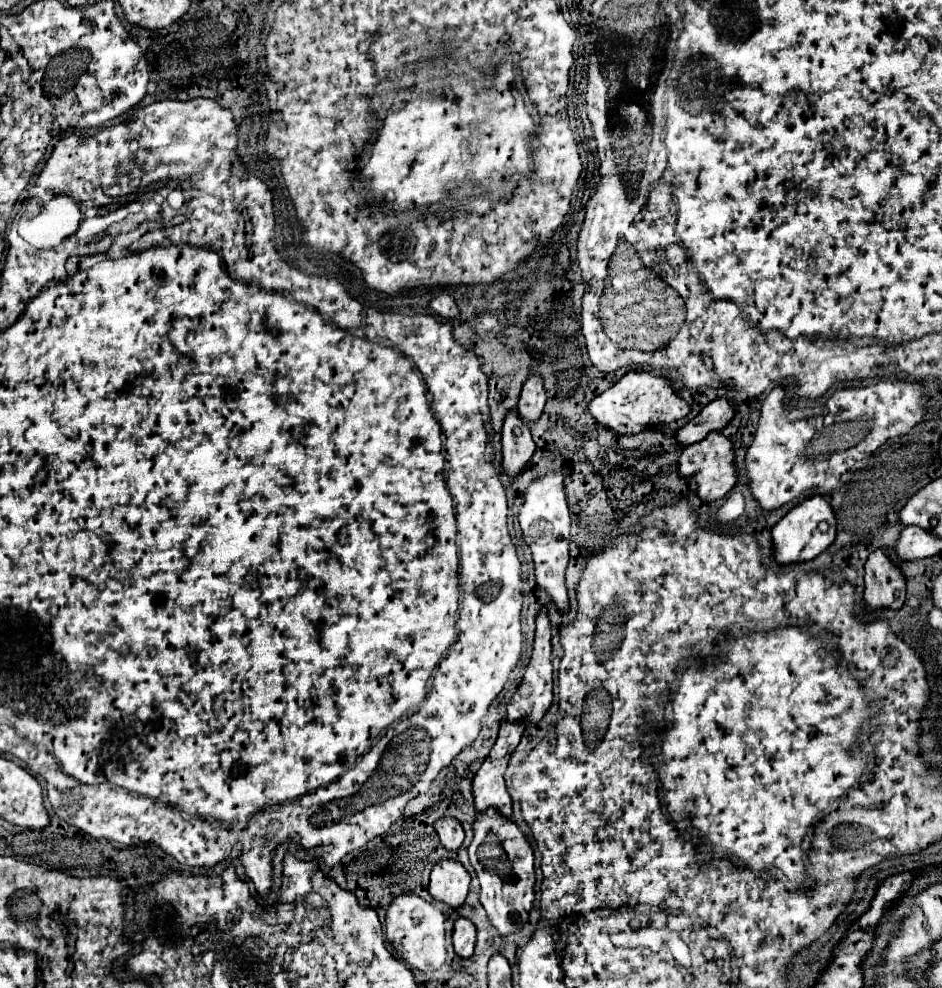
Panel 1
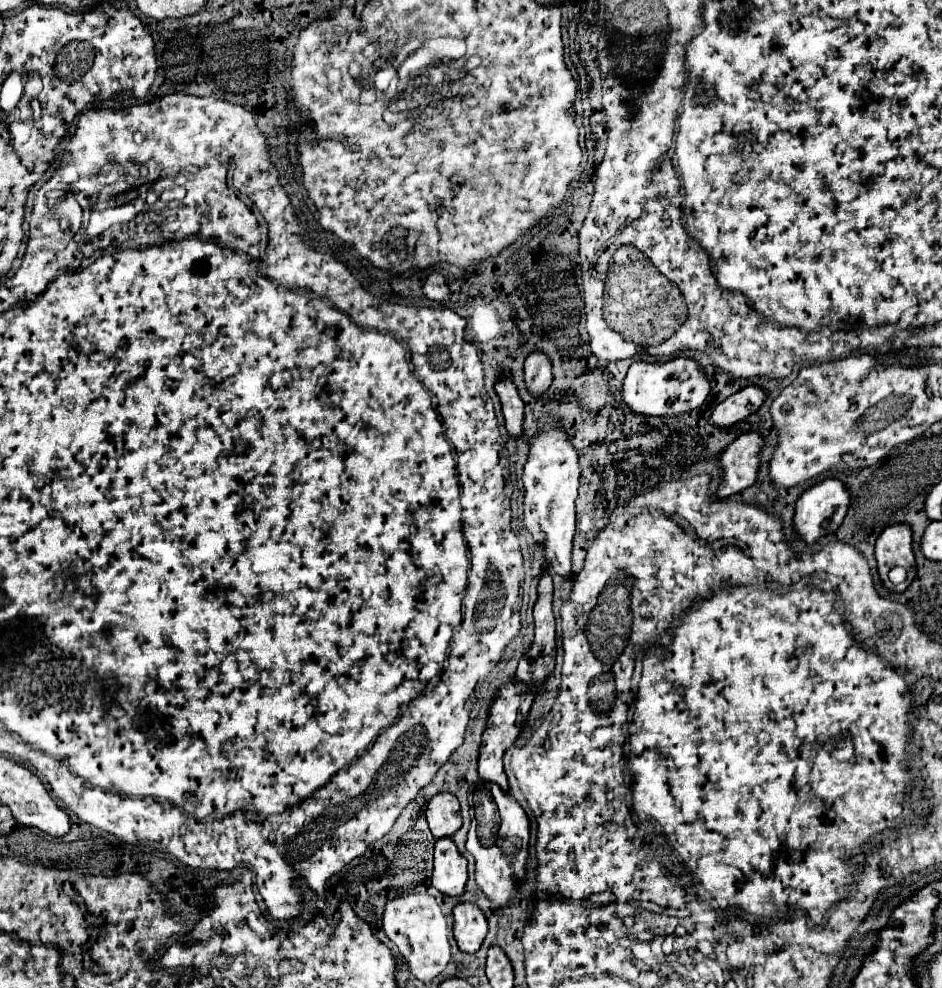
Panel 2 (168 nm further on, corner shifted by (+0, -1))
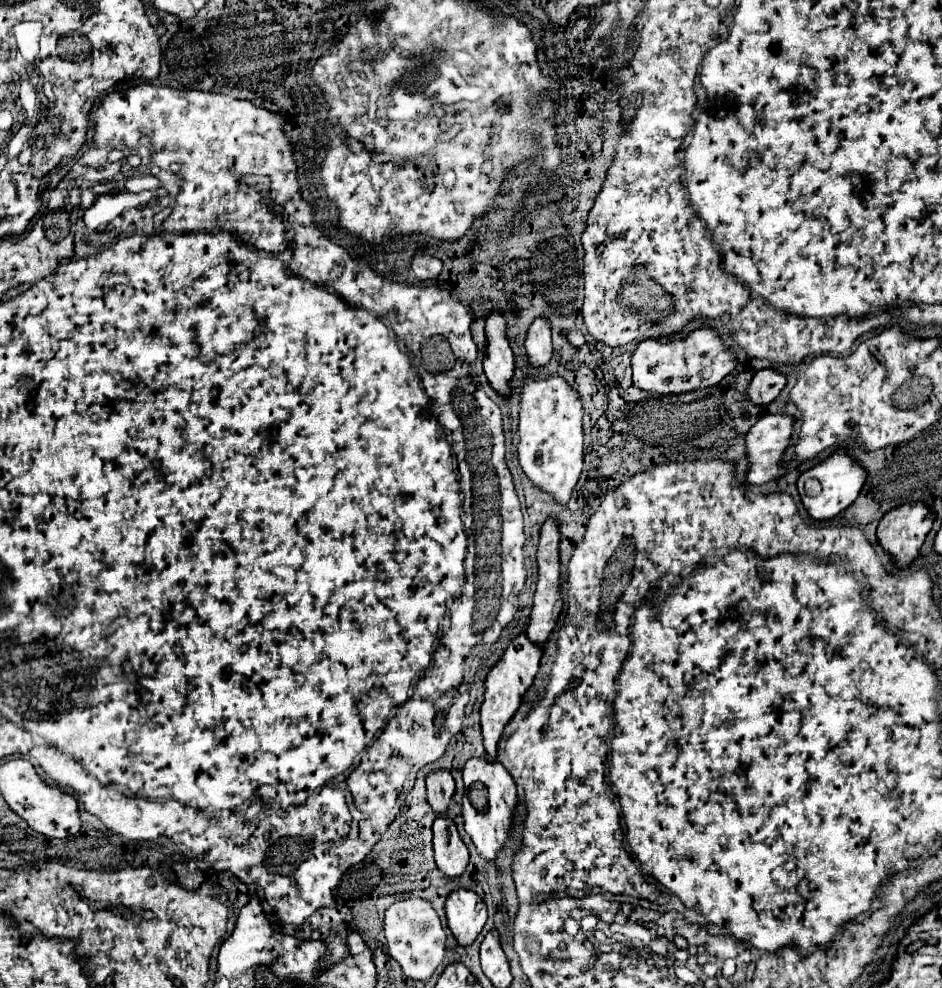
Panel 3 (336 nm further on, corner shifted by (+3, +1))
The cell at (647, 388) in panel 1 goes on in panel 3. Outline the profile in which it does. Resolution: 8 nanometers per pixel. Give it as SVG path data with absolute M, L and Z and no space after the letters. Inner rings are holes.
M701 326L683 340L643 340L633 354L633 384L647 392L683 394L719 384L719 380L723 380L725 374L733 372L737 364L737 358L729 352L719 334L709 326Z

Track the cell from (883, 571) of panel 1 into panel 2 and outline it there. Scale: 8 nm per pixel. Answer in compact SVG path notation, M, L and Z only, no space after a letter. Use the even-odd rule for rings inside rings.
M902 524L888 526L876 540L876 562L882 586L888 592L898 592L898 594L904 592L910 586L908 578L916 576L914 554L912 554L912 530ZM892 566L904 566L908 570L908 578L898 586L894 586L888 580L888 572Z

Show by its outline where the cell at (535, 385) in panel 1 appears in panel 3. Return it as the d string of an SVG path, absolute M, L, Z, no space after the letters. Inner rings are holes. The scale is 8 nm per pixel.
M539 316L533 320L527 332L525 348L529 354L529 362L533 366L545 366L551 358L551 324L545 316Z

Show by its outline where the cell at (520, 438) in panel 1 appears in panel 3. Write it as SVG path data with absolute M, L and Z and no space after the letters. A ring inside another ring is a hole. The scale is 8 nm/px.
M491 312L485 320L485 336L487 336L487 350L483 360L483 370L491 382L491 386L499 392L509 396L509 380L513 376L513 352L509 348L505 336L505 318L501 312Z

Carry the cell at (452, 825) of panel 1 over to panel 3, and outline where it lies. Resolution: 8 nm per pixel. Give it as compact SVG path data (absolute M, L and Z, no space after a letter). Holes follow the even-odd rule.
M431 770L427 774L427 800L435 812L445 812L455 792L455 780L449 770Z

